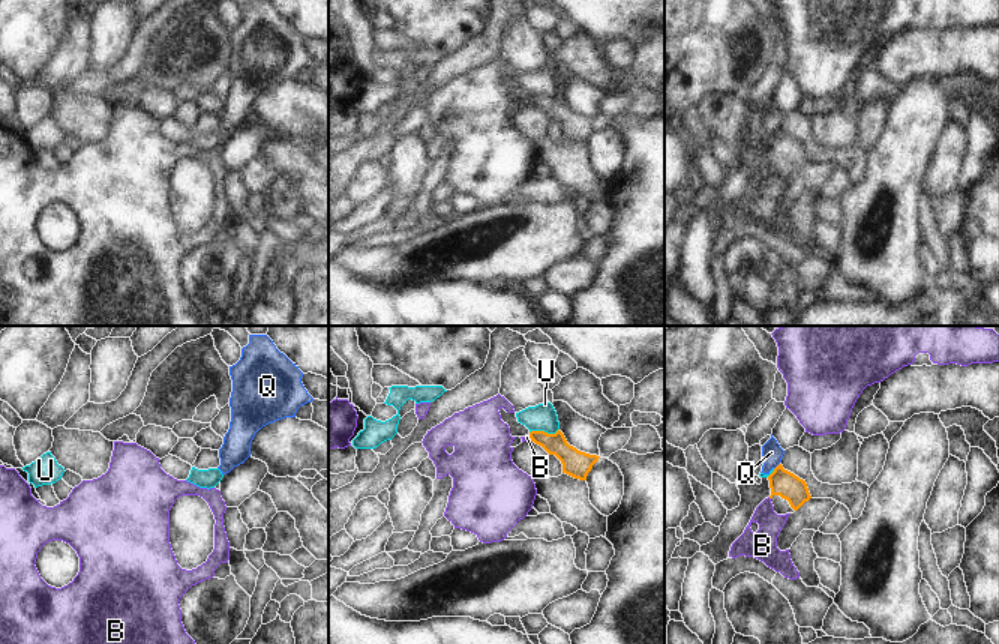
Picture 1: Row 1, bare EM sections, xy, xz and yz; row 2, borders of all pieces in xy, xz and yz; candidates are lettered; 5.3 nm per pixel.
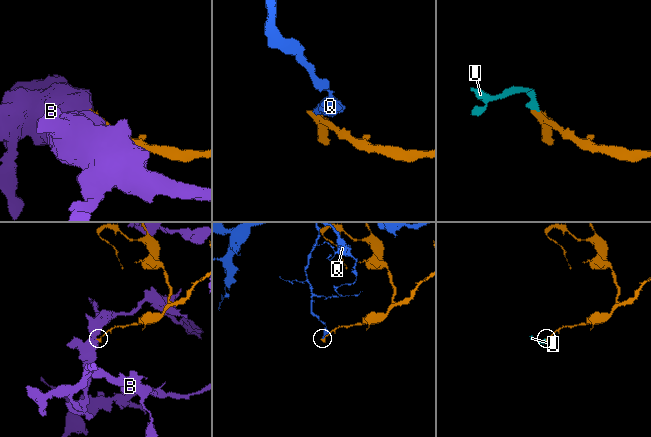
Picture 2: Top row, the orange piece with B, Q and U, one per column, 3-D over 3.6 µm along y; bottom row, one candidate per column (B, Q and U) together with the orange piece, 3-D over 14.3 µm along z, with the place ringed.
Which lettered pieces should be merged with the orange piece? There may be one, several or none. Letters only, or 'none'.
none

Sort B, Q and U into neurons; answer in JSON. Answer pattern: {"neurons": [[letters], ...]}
{"neurons": [["B"], ["Q", "U"]]}

